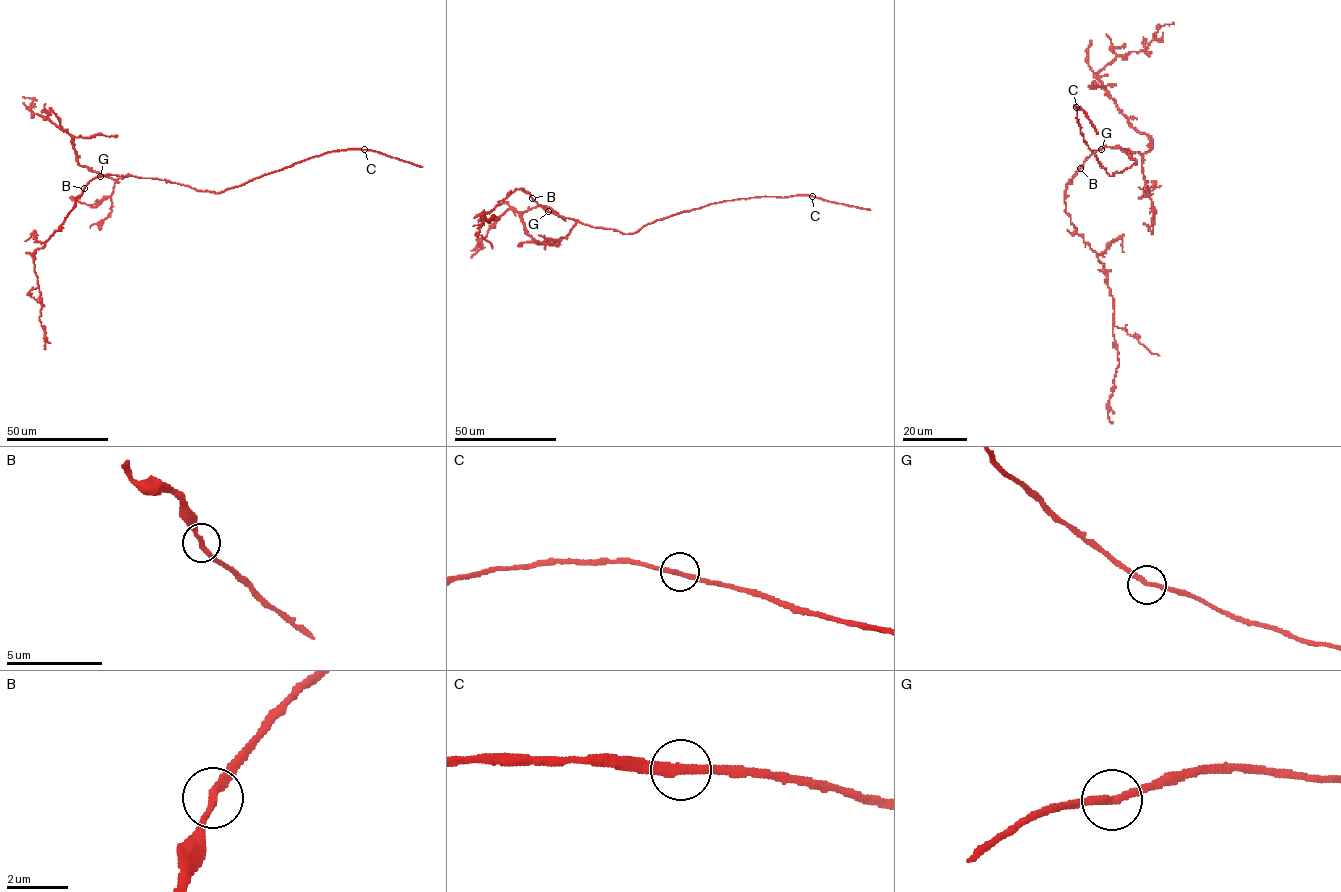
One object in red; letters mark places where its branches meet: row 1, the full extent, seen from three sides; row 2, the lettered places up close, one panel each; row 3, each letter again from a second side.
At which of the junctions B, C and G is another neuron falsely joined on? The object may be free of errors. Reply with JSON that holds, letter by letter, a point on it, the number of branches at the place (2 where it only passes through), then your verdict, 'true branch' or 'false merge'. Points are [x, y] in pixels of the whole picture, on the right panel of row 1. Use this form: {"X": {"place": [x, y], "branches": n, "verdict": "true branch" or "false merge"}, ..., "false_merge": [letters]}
{"B": {"place": [1080, 168], "branches": 2, "verdict": "true branch"}, "C": {"place": [1076, 107], "branches": 2, "verdict": "true branch"}, "G": {"place": [1101, 149], "branches": 2, "verdict": "true branch"}, "false_merge": []}

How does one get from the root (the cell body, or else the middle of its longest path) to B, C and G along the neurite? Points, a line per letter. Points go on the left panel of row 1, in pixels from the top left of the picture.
B: (161, 180), (105, 174), (92, 179), (84, 188)
C: (161, 180), (198, 191), (219, 193), (328, 152), (364, 150)
G: (161, 180), (129, 175), (100, 177)

